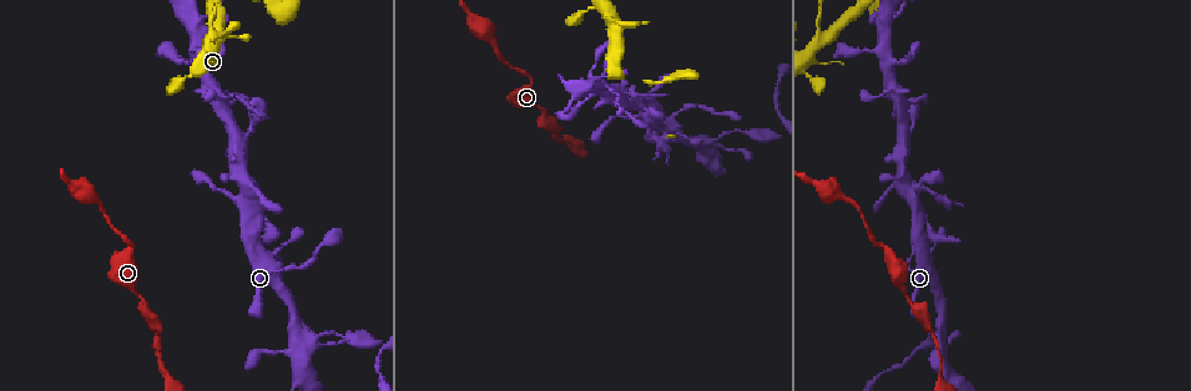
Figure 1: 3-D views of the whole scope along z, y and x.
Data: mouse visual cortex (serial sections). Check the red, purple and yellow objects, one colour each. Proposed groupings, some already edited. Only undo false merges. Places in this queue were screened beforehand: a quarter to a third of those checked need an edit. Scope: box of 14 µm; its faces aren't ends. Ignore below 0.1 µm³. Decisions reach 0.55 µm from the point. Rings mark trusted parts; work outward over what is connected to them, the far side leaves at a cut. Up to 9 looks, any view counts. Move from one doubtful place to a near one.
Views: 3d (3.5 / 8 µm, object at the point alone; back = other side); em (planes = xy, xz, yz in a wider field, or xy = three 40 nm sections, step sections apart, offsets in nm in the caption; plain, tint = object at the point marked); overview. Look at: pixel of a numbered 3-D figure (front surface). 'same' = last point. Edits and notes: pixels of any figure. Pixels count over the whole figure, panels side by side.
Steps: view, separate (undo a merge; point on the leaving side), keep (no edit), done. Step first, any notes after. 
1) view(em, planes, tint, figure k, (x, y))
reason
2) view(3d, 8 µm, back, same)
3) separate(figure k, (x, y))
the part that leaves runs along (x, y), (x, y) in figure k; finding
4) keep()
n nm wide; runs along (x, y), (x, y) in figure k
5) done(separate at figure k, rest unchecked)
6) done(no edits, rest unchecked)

view(3d, 3.5 µm, back, figure 1, (252, 208))
looks like a crossing

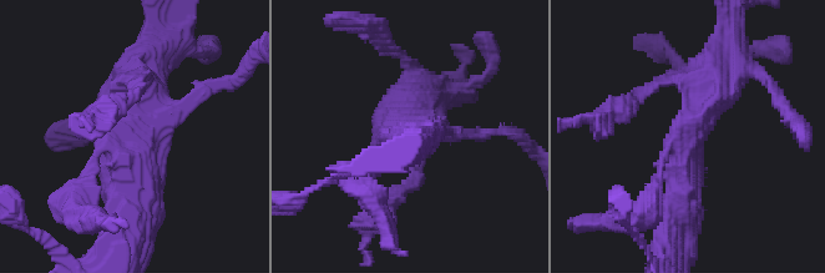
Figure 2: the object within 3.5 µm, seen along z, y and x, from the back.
view(em, xy, step 2, tint, figure 2, (691, 140))

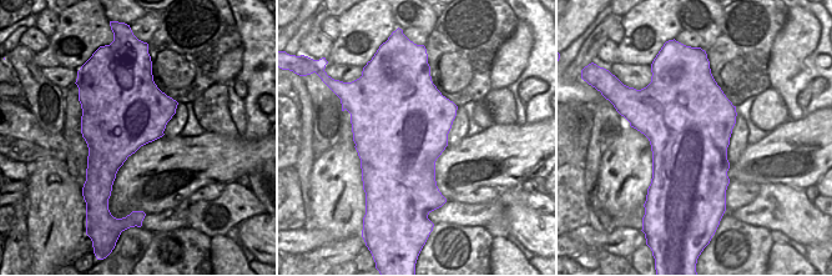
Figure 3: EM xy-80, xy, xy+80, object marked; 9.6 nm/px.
keep()
4 arms; runs along (676, 223), (679, 158), (727, 70) in figure 2; continuous, no second cell

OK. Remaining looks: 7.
view(3d, 3.5 µm, back, figure 1, (820, 28))
abrupt turn

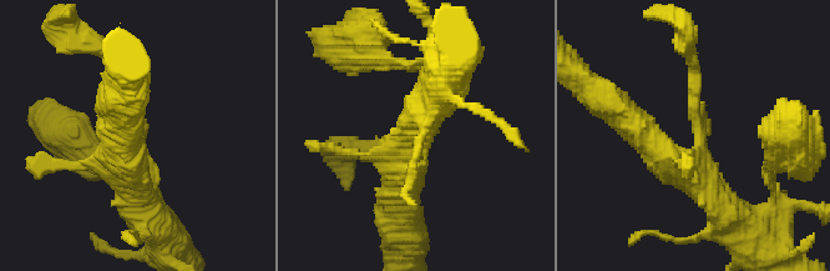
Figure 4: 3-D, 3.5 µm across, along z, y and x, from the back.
view(em, xy, step 1, plain, figure 4, (144, 134))
arms of 150, 450 nm

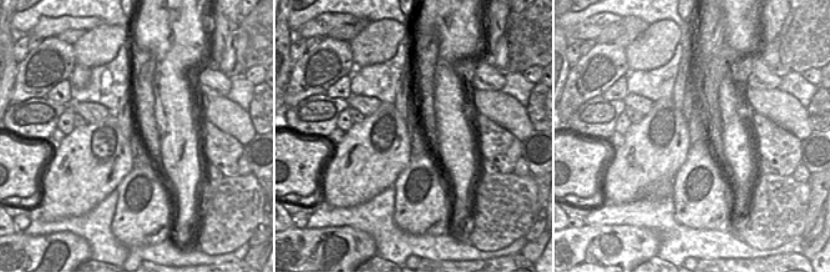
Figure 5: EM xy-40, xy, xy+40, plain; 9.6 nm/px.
view(em, xy, step 1, tint, same)
where the object lies

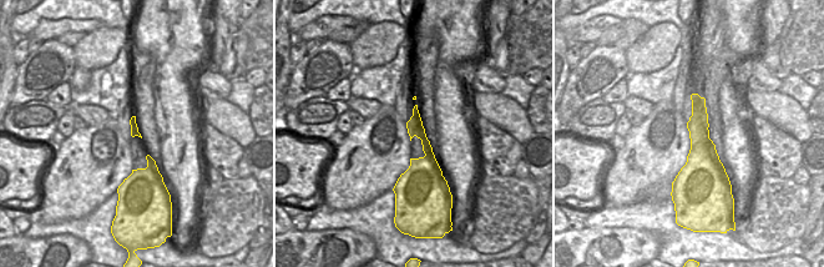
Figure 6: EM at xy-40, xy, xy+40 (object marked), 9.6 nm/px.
separate(figure 4, (693, 94))
border along (708, 136), (697, 141), (691, 147) in figure 6; two cells meet here

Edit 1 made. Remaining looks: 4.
view(overview)

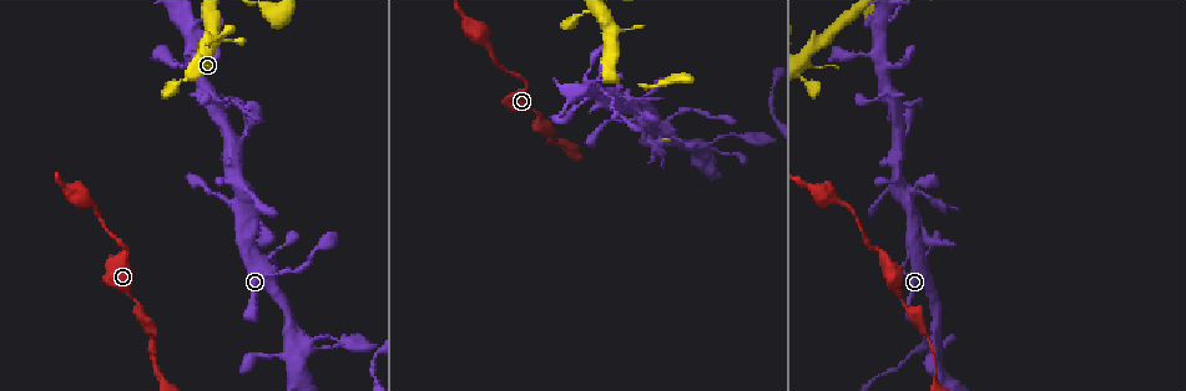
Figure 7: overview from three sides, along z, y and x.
view(3d, 3.5 µm, figure 7, (877, 57))

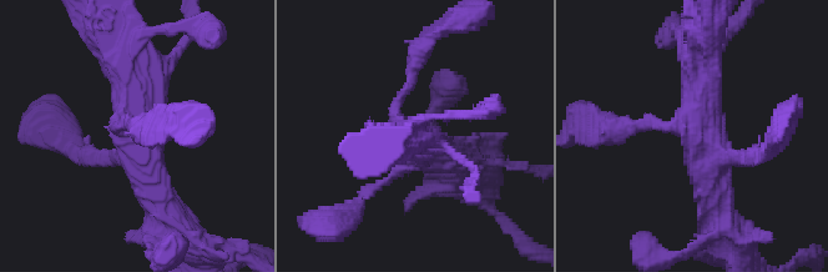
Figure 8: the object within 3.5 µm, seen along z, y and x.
view(em, xy, step 5, tint, figure 8, (701, 132))

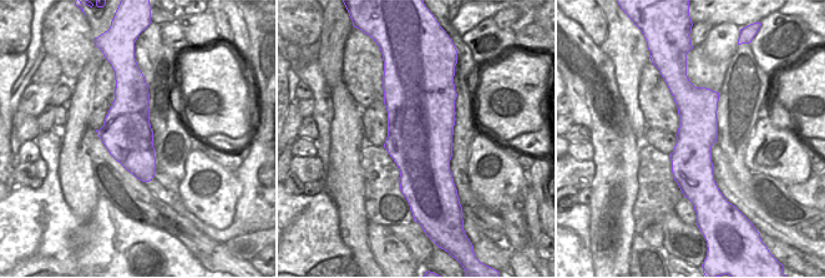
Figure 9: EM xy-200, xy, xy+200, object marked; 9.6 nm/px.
view(em, planes, tint, same)

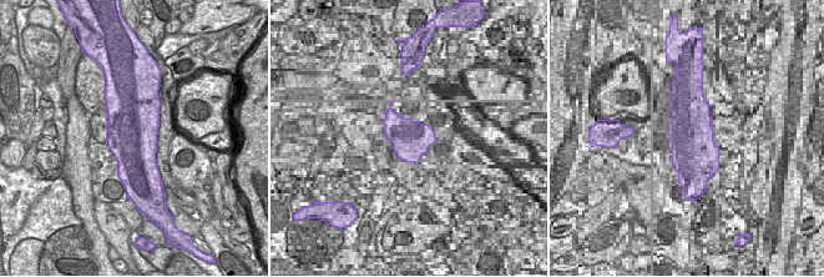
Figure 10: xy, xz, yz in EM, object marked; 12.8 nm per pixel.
keep()
runs along (162, 204), (139, 161), (120, 46) in figure 8; one cell here

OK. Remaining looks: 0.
done(separate at figure 4, rest unchecked)

